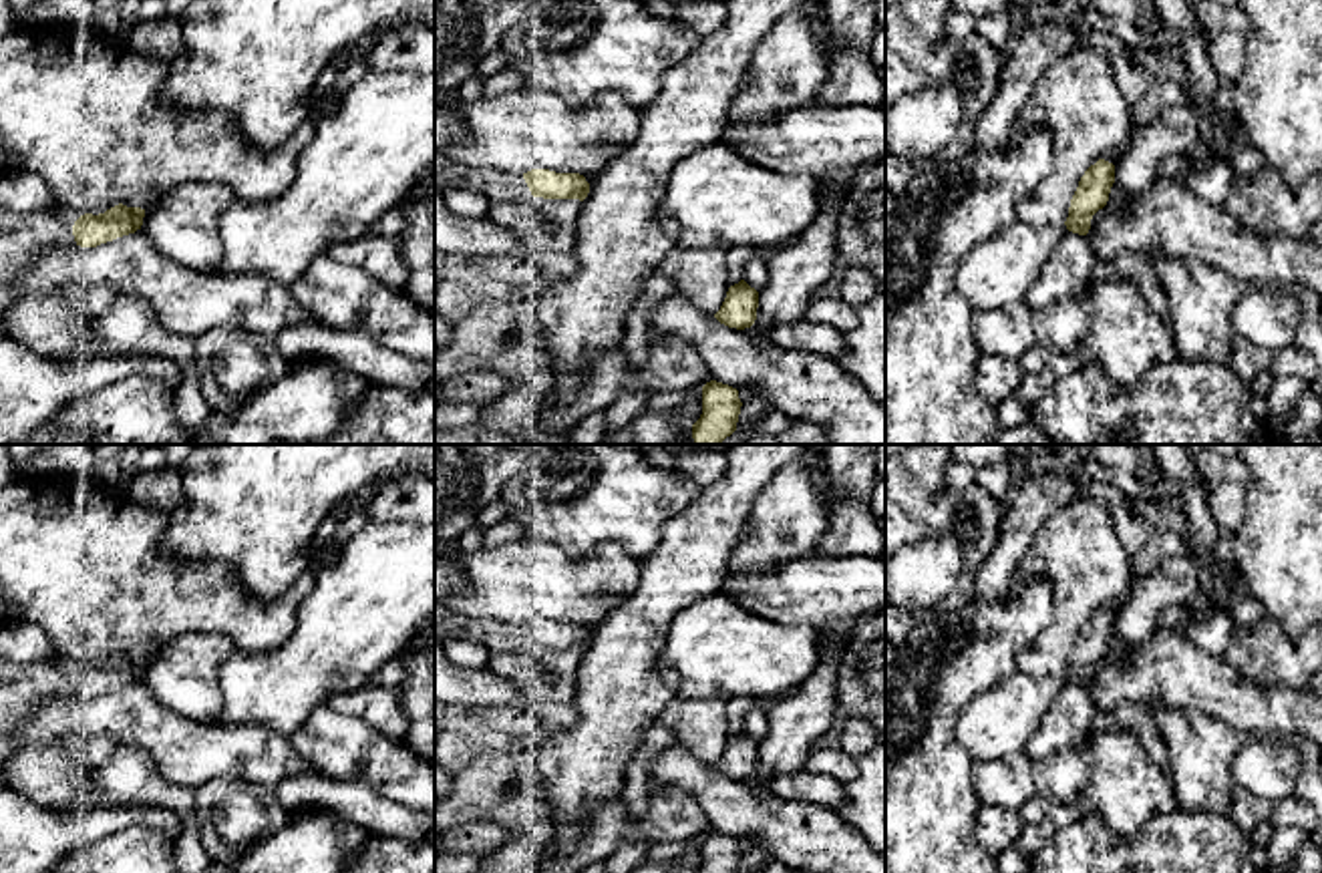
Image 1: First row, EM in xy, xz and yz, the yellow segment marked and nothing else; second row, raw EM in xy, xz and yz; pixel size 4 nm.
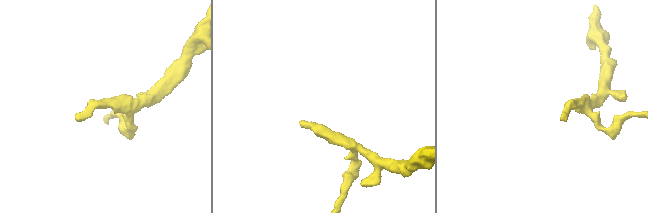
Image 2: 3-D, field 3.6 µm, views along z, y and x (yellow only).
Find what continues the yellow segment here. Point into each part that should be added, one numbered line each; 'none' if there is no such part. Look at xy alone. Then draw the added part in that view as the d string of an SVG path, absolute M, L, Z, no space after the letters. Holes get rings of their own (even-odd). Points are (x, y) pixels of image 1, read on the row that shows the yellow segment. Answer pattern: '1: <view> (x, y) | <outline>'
1: xy (23, 236) | M0 209L0 316L16 300L14 280L46 247L76 245L72 225L56 209Z

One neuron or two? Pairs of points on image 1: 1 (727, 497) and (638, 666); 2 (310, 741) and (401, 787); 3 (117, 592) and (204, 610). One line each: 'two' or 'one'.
1: one
2: one
3: one

